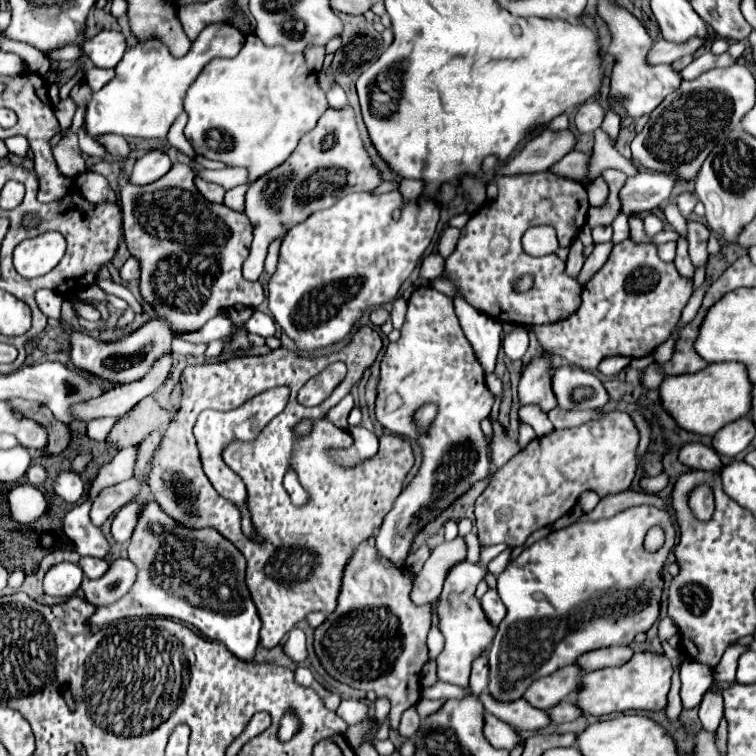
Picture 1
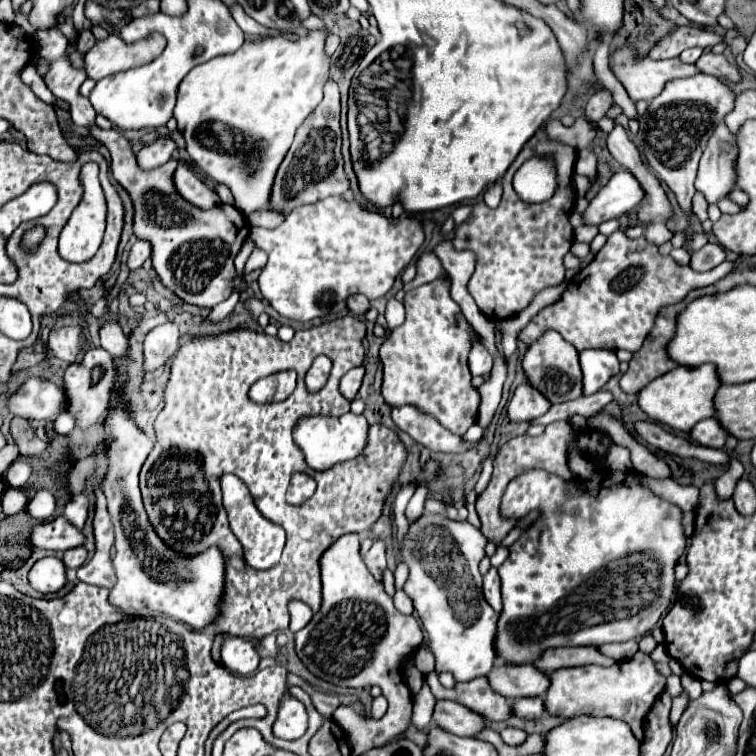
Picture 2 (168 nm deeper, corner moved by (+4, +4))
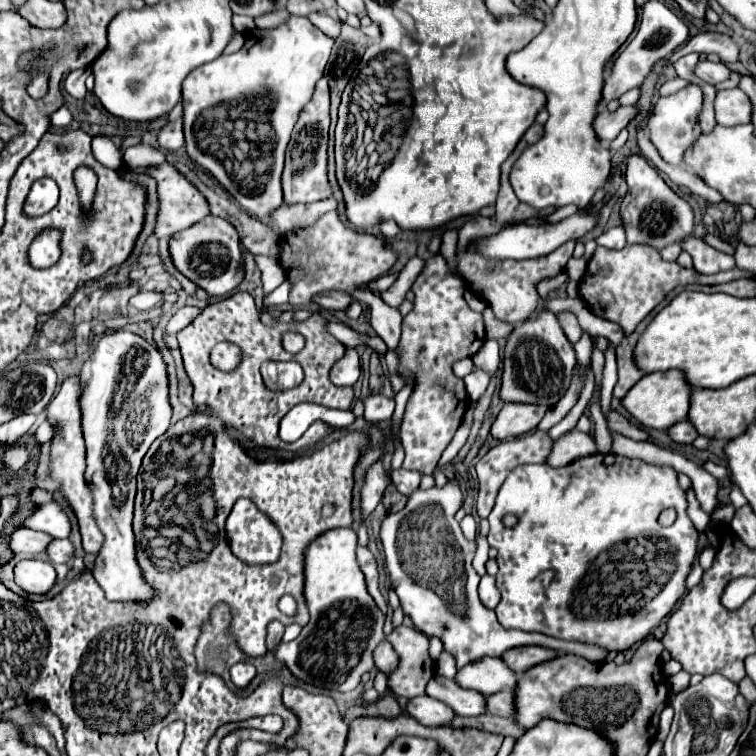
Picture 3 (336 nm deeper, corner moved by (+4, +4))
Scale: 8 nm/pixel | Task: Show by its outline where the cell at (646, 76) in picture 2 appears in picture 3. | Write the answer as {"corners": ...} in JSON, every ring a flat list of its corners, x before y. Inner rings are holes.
{"corners":[[708,59,706,61,698,61,696,67,694,67,694,75,700,81,706,81,710,85,718,85,718,83,726,81,730,77,730,73,732,71,724,63,710,63]]}

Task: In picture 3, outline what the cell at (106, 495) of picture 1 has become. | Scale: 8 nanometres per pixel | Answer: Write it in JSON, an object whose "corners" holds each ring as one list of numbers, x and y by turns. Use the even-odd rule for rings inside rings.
{"corners":[[46,503,46,505,40,505,24,521,24,527,44,531,56,539,68,539,70,531,72,531,72,521,64,507,60,507,56,503]]}

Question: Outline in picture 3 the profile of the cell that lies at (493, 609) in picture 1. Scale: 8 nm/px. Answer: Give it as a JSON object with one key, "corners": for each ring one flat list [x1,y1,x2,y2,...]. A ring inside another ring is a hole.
{"corners":[[484,575,484,577,482,577,480,587,478,587,478,593,480,593,480,601,482,601,488,609,494,609,494,607,500,603,500,591,498,591,498,587,496,587,494,577,490,577,490,575]]}

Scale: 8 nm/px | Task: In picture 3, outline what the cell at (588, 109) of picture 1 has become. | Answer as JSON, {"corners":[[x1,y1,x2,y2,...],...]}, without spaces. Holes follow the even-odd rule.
{"corners":[[648,1,644,5,644,13,642,13,642,21,640,21,640,29,638,29,636,37,618,55,618,59,614,61,612,73,604,79,600,107,606,107,608,101,618,99,626,91,630,91,634,87,640,87,640,83,654,69,654,65,658,61,664,61,676,47,684,45,686,41,688,41,688,27,662,1]]}

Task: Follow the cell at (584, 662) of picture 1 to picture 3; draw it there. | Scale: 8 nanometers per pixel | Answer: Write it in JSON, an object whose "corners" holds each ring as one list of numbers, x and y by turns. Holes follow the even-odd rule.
{"corners":[[516,647,516,649,508,649,508,653,504,653,502,659,510,665,510,669,516,671,518,677,522,677,534,665,546,663,546,661,550,661,554,657,558,657,558,653,554,649,546,649,546,647]]}

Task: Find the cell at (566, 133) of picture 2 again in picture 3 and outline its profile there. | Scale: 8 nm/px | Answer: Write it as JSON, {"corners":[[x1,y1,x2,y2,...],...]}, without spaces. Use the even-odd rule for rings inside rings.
{"corners":[[636,105,620,107,616,113,610,113,610,111,606,111,606,109,598,111,598,113,596,113,596,119,594,119,596,137,598,137,602,143,608,145,608,143,632,121,634,115,636,115]]}

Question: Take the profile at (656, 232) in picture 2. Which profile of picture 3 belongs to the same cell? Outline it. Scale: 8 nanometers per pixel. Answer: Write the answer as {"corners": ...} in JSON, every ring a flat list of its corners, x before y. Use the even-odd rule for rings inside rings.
{"corners":[[686,237,684,241,680,241,682,249,690,253,692,261,694,261,694,269,698,273,704,275,712,275,718,271,726,271,734,267,734,257,728,253,722,253,714,247,710,247,708,243,704,243,698,237]]}

